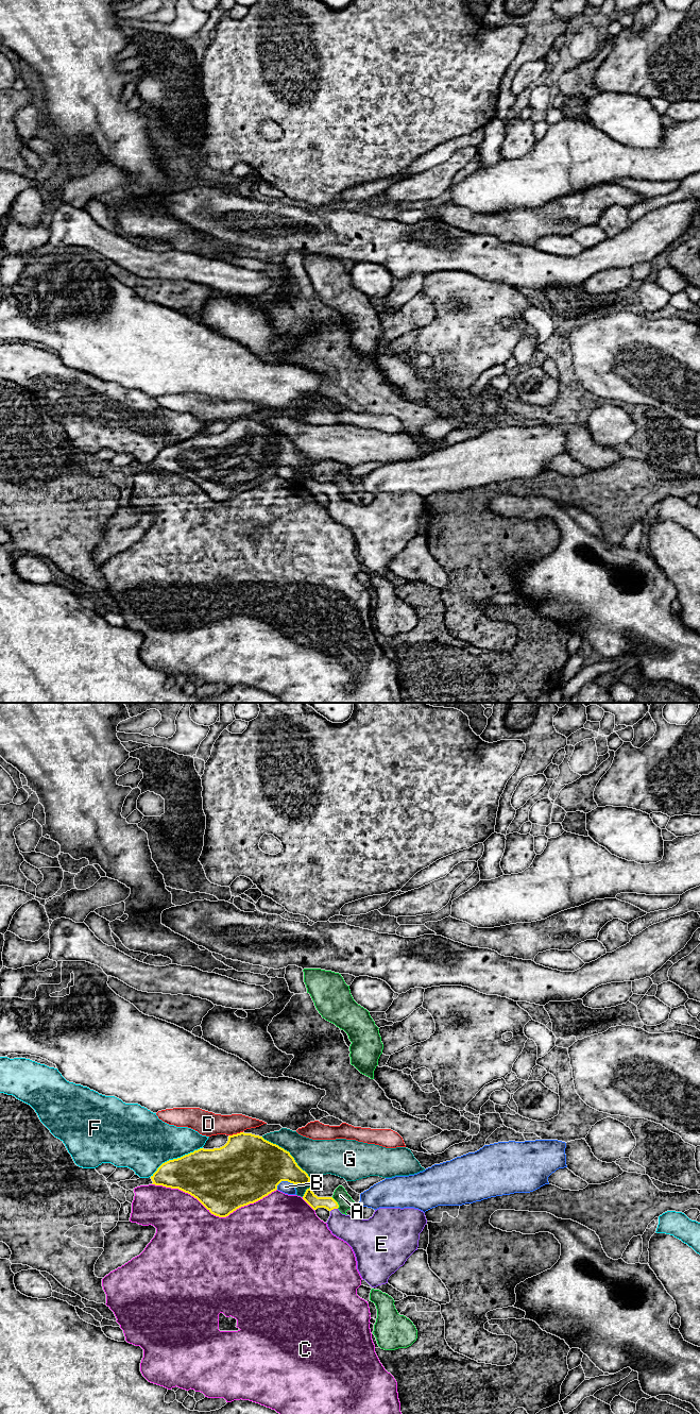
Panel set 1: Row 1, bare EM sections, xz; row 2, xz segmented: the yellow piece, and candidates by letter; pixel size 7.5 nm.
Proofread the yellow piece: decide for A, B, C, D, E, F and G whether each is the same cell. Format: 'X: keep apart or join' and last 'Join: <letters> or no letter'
A: keep apart
B: keep apart
C: keep apart
D: keep apart
E: join
F: keep apart
G: keep apart
Join: E

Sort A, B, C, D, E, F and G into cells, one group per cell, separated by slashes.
A / B / C / D / E / F / G

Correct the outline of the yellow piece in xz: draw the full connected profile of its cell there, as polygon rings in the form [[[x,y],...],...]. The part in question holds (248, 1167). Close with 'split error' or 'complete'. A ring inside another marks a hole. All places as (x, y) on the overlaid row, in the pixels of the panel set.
[[[240,1132],[228,1137],[227,1143],[214,1149],[200,1148],[181,1158],[163,1163],[151,1176],[152,1184],[178,1189],[197,1198],[211,1214],[226,1217],[237,1209],[254,1203],[277,1190],[281,1181],[293,1184],[308,1184],[310,1177],[303,1171],[289,1151],[262,1137]]] | complete

